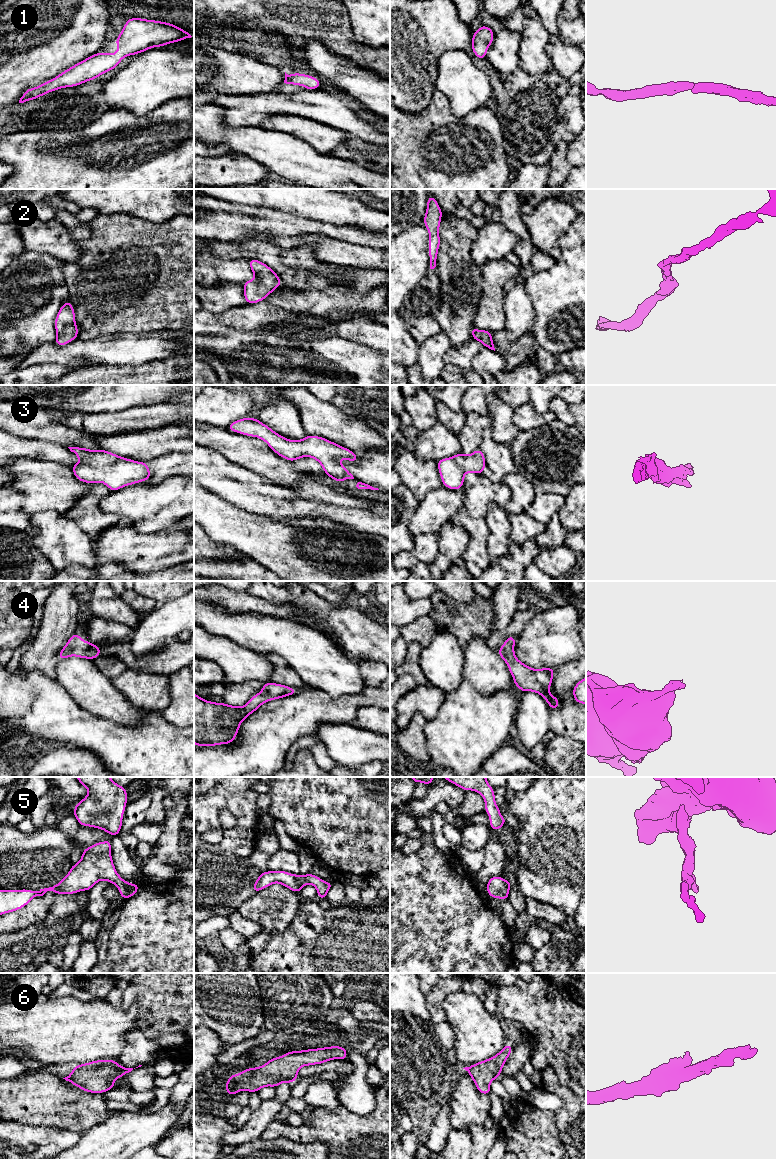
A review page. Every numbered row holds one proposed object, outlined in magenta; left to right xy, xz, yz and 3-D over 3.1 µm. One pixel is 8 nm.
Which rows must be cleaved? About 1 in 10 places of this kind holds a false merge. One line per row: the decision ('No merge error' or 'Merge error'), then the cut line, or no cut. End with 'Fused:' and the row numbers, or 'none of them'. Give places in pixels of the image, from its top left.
1: No merge error. No split
2: No merge error. No split
3: No merge error. No split
4: No merge error. No split
5: No merge error. No split
6: No merge error. No split
Fused: none of them

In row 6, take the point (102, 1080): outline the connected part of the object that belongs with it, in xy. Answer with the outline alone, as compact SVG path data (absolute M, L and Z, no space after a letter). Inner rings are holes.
M114 1059L95 1060L85 1064L78 1064L71 1074L63 1078L74 1086L80 1087L83 1092L105 1093L115 1087L114 1081L133 1068L120 1066Z

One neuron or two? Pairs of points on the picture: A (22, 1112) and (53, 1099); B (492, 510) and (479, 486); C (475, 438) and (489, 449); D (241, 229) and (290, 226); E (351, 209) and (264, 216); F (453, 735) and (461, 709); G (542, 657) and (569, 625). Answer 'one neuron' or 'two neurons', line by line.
A: one neuron
B: two neurons
C: two neurons
D: one neuron
E: two neurons
F: one neuron
G: one neuron

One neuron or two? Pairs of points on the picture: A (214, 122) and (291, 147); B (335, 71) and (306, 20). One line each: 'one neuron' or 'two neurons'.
A: one neuron
B: two neurons

